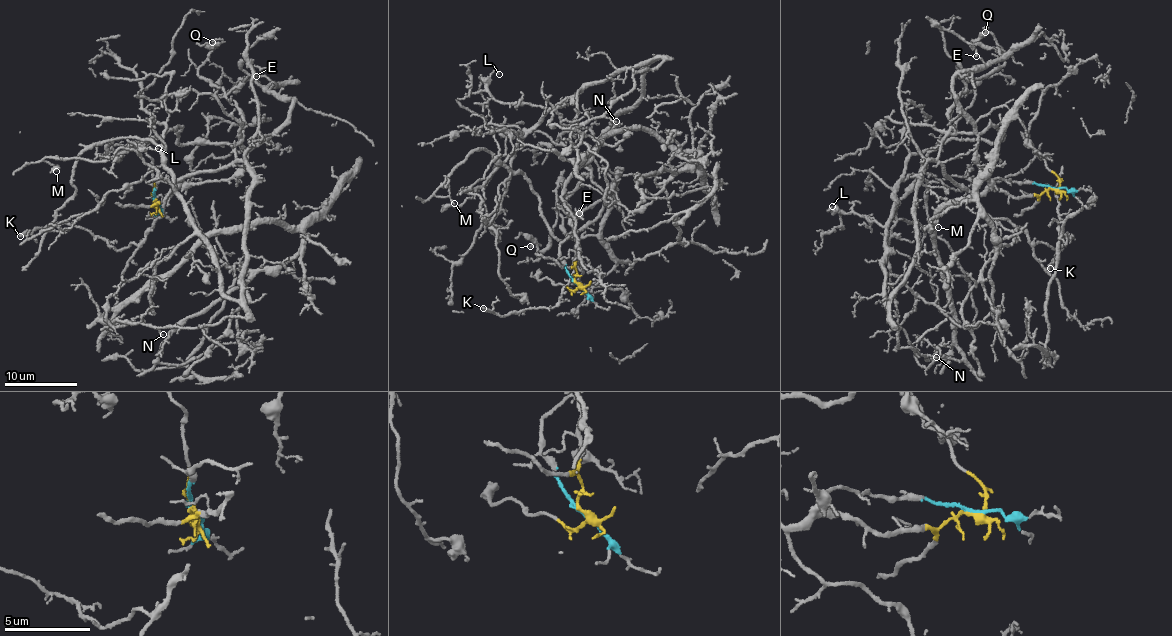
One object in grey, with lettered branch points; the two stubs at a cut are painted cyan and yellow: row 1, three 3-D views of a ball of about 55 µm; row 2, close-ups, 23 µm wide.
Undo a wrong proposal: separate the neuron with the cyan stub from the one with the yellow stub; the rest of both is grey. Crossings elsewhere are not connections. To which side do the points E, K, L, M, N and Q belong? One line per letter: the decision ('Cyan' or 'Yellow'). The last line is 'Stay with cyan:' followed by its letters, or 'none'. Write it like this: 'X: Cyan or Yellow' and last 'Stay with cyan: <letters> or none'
E: Cyan
K: Yellow
L: Yellow
M: Cyan
N: Yellow
Q: Yellow
Stay with cyan: E, M

